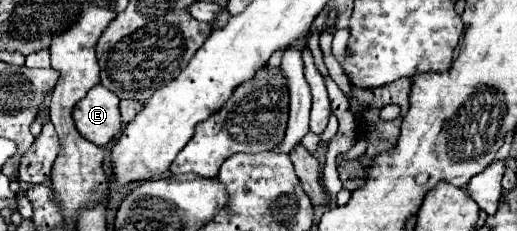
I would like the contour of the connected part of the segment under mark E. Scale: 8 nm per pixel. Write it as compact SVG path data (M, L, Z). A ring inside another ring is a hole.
M102 84L88 90L88 94L74 106L72 118L76 130L96 146L112 140L120 130L122 120L118 112L118 98Z

